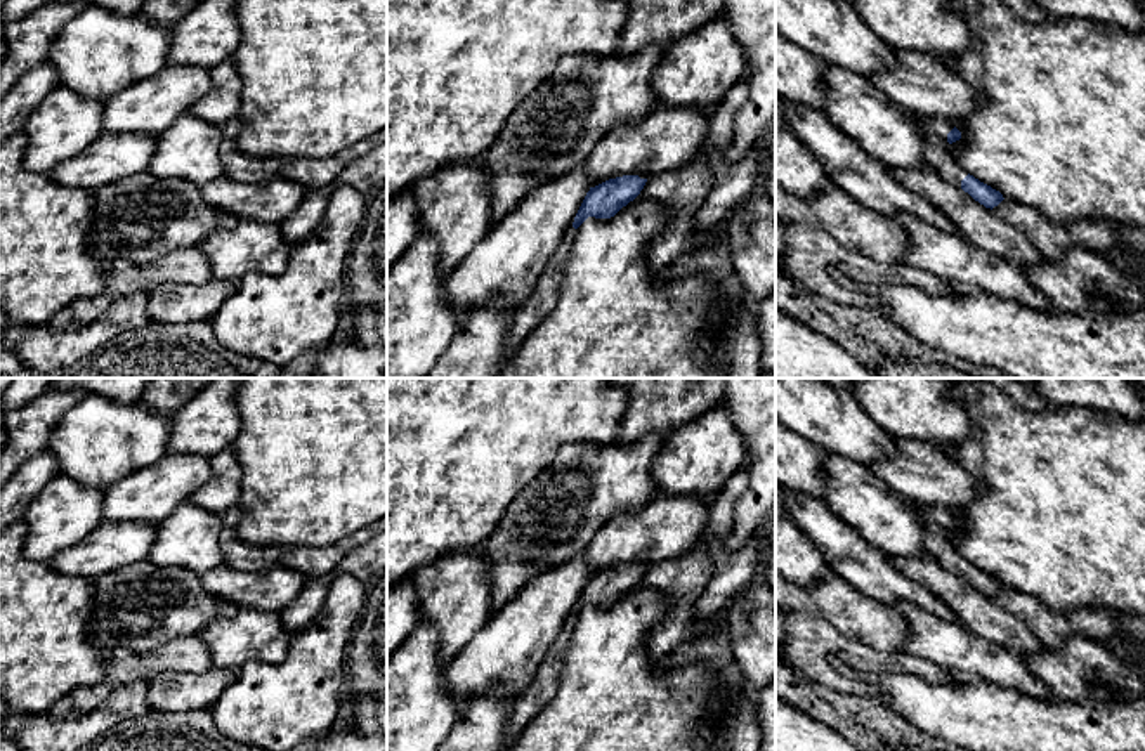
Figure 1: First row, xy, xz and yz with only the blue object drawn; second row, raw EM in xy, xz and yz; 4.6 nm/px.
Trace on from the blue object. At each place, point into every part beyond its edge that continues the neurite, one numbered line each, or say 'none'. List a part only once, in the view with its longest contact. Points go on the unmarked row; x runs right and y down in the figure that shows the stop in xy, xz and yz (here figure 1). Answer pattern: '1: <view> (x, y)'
1: xz (542, 689)
2: yz (941, 545)

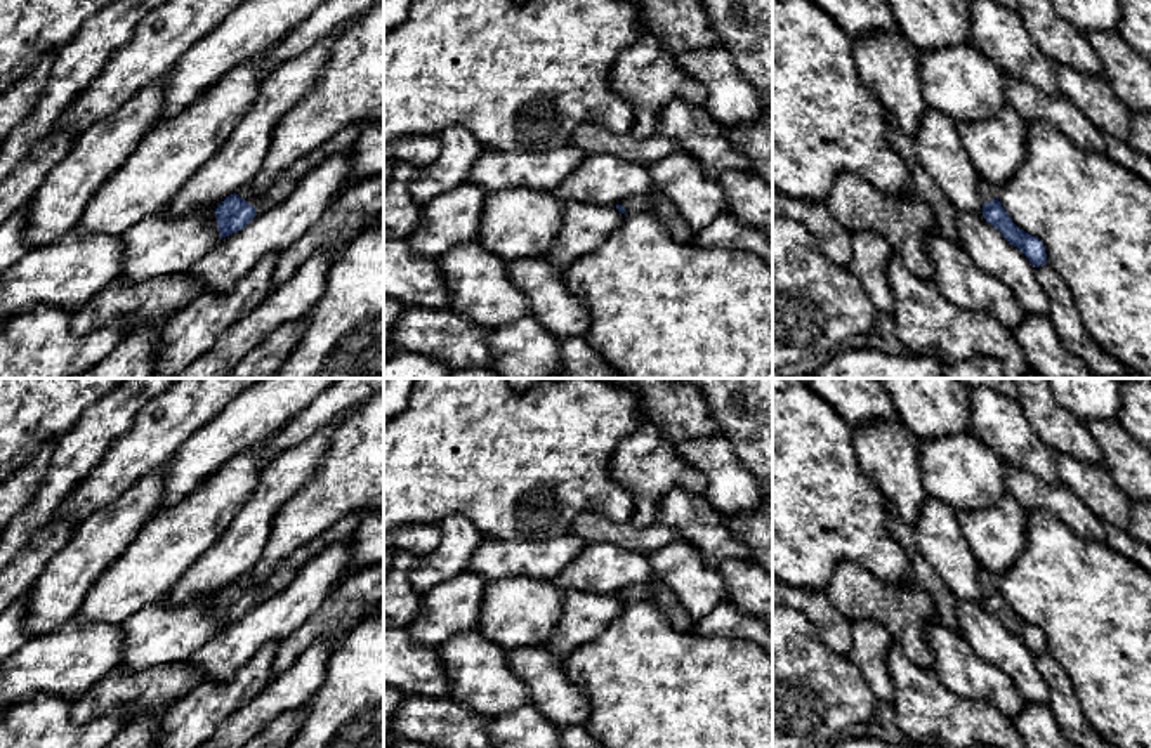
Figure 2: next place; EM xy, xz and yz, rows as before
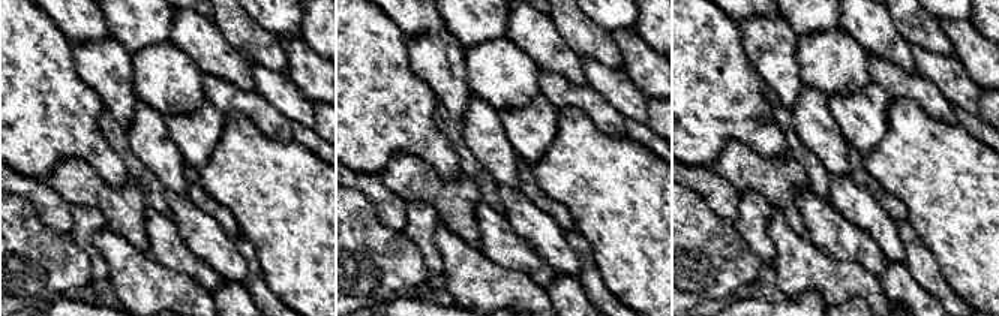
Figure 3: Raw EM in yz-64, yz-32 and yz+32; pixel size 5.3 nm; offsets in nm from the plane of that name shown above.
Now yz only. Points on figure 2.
1: yz (986, 580)

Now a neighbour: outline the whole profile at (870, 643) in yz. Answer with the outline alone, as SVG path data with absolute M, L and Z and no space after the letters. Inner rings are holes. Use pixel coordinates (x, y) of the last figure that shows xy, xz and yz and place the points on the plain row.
M854 621L851 627L852 647L847 659L859 670L880 703L892 705L894 691L885 658L892 642L889 632L877 621Z

